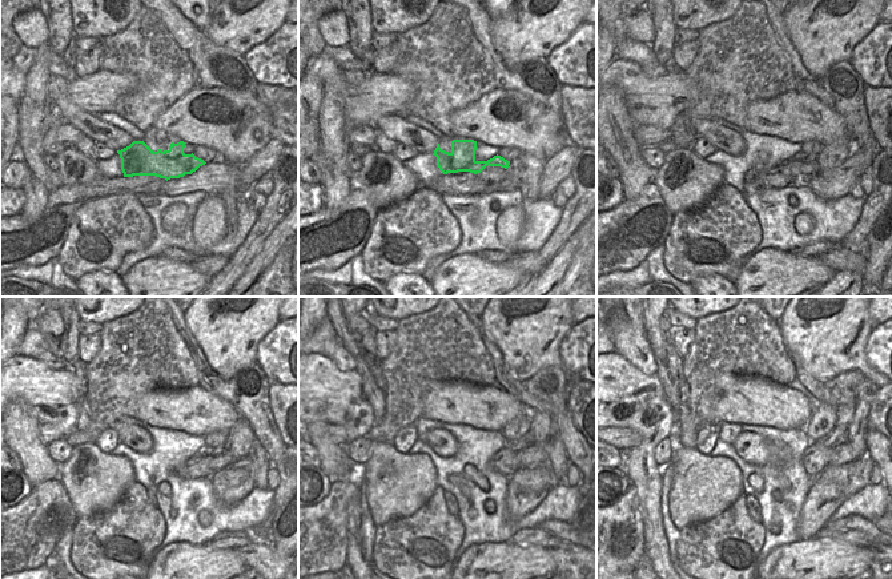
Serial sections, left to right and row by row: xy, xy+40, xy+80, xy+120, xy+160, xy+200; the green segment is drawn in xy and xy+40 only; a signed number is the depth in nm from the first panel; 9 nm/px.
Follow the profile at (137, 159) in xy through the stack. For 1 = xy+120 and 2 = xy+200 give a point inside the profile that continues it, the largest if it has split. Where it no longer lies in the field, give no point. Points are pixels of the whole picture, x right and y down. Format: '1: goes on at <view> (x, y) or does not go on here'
1: goes on at xy+120 (220, 459)
2: goes on at xy+200 (854, 447)

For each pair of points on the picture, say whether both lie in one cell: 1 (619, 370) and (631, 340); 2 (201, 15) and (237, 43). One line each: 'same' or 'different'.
1: different
2: different

